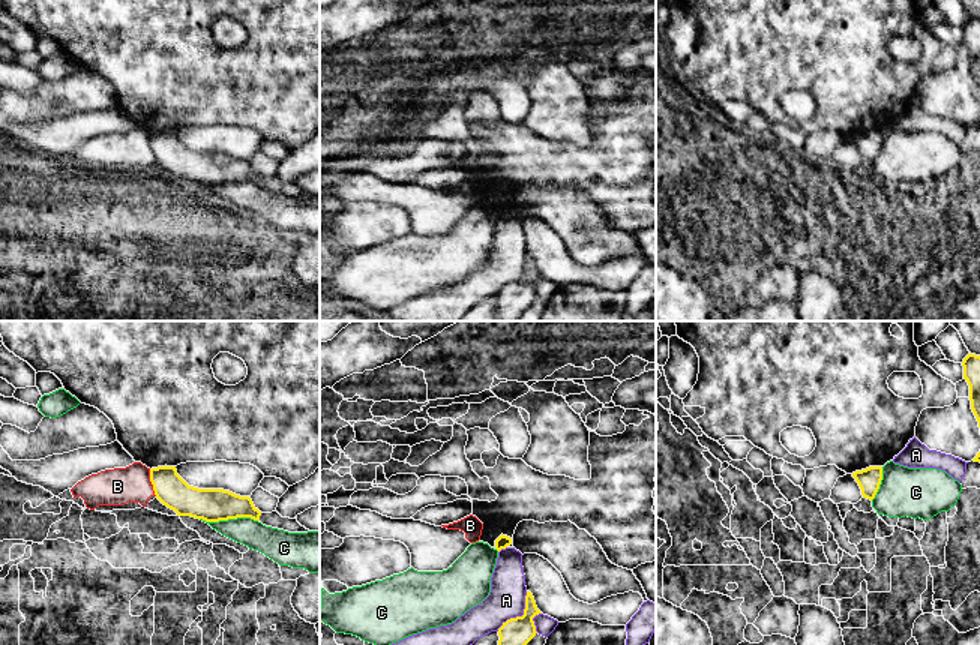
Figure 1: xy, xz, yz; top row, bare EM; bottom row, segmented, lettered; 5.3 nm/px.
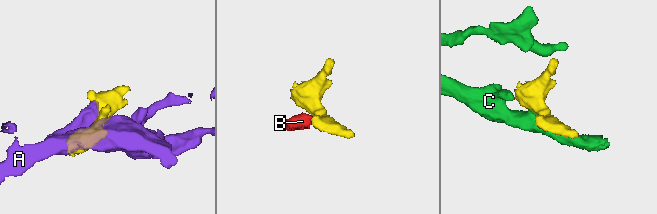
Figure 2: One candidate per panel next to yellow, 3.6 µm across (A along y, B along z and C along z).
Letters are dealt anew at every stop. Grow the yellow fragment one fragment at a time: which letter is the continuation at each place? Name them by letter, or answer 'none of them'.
none of them

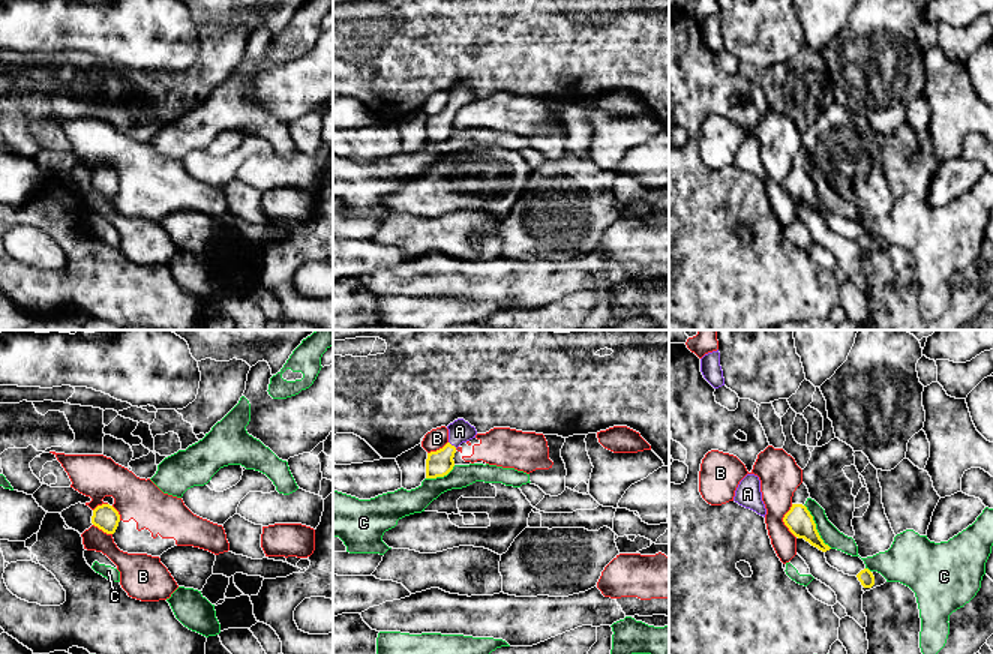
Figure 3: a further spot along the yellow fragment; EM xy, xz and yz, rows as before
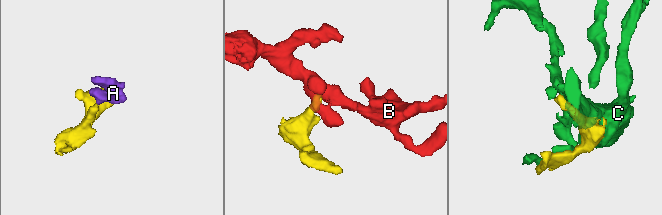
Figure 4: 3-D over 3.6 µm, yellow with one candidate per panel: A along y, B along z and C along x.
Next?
A

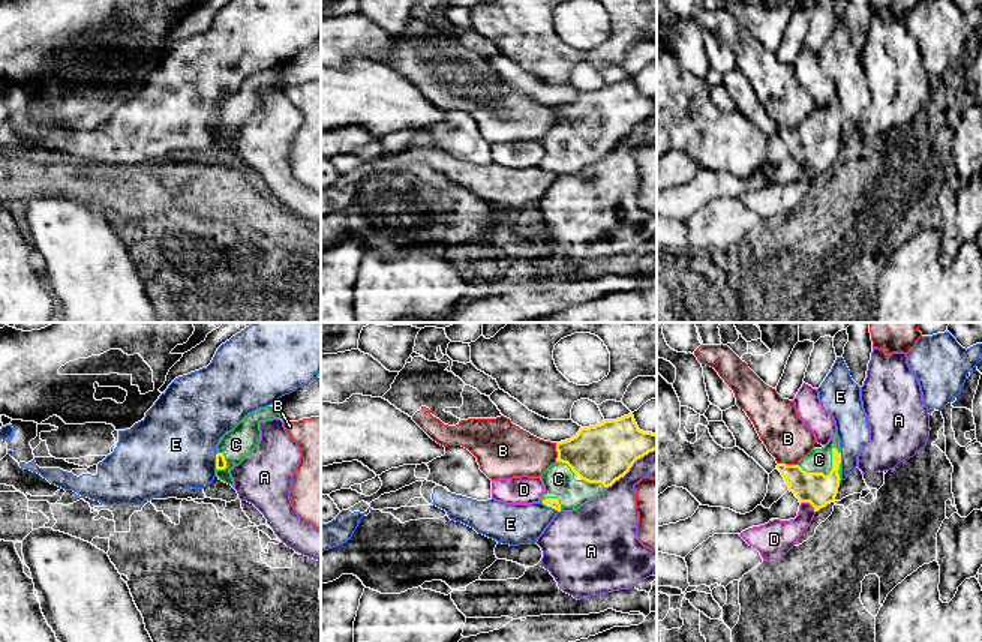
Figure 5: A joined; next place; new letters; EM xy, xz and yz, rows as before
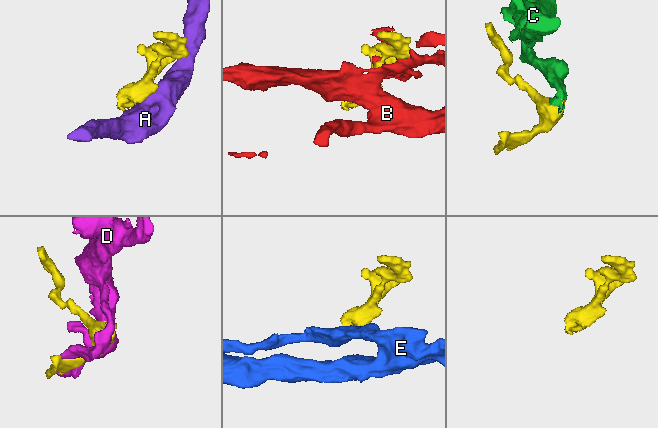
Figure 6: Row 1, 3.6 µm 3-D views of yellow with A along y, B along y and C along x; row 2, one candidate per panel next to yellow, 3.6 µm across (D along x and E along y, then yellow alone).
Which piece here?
C

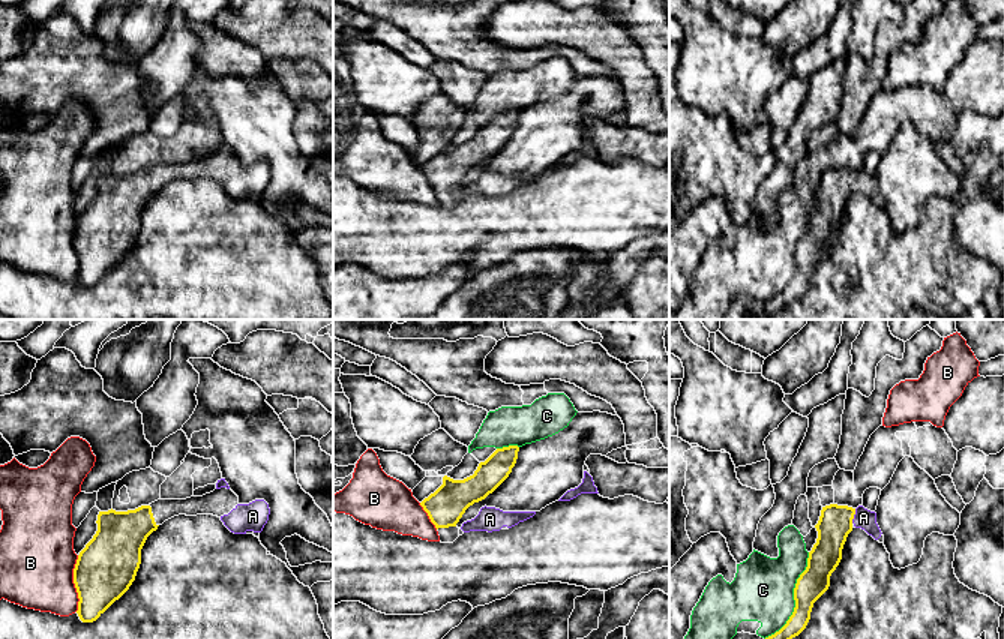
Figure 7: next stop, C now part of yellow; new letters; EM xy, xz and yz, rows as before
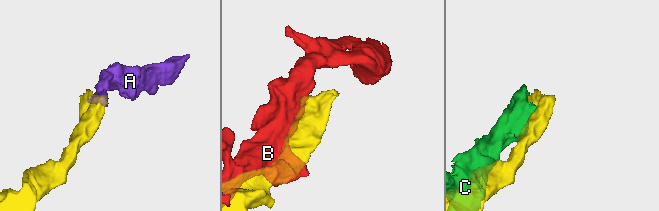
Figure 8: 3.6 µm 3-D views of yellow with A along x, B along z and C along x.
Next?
A

